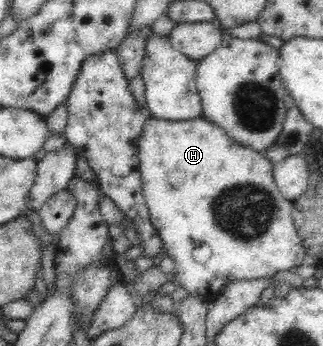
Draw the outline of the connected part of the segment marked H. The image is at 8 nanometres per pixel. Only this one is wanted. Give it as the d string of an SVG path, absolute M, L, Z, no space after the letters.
M202 115L190 118L190 120L164 120L163 118L150 116L144 122L142 129L137 144L142 192L145 196L150 221L156 227L167 255L171 256L175 263L172 273L176 276L175 282L179 286L184 286L189 294L201 294L204 299L209 300L213 295L218 294L220 288L224 284L228 284L230 280L252 280L254 278L273 277L280 270L292 271L292 266L300 266L302 264L302 258L304 258L304 254L307 252L302 246L300 236L296 233L296 227L294 226L294 221L292 221L293 201L284 198L278 190L272 176L274 164L264 157L262 153L230 139L224 128L214 124L214 122L210 122Z

